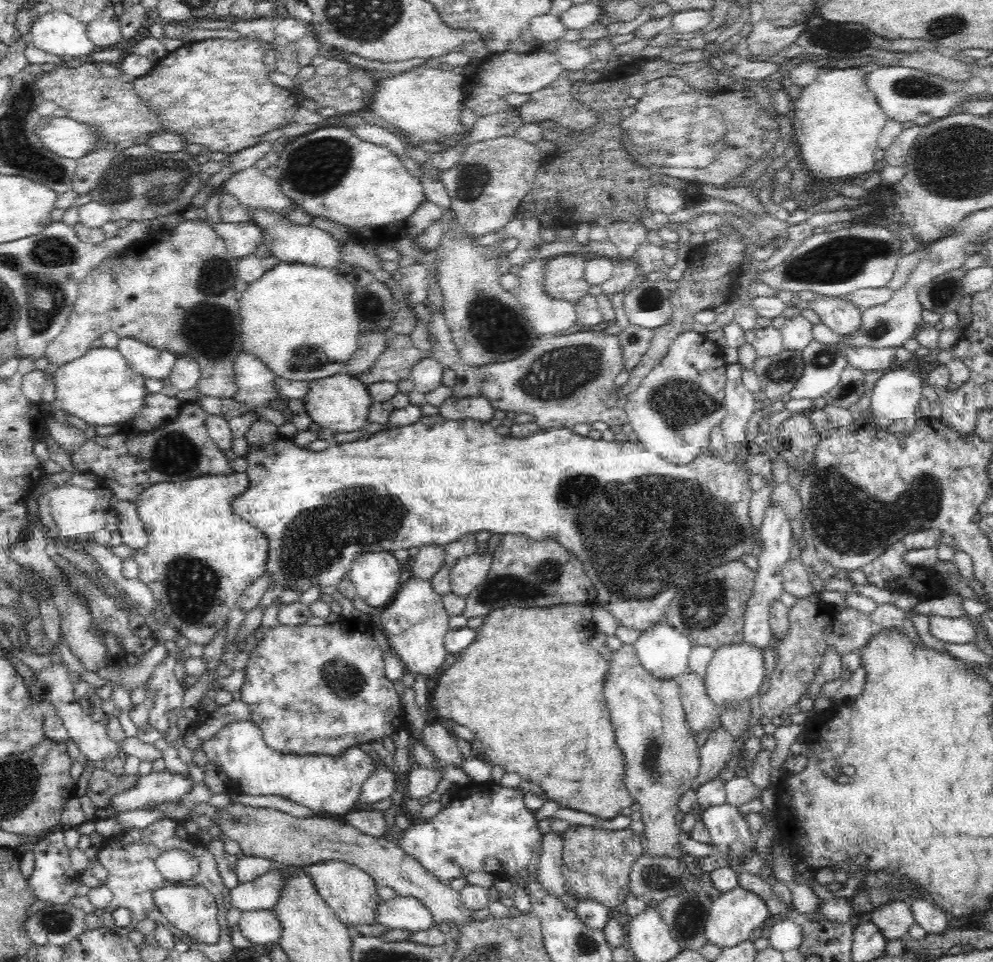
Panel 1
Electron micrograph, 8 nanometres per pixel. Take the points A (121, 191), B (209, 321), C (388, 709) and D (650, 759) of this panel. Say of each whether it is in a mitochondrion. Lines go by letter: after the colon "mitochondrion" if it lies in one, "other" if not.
A: mitochondrion
B: mitochondrion
C: other
D: mitochondrion

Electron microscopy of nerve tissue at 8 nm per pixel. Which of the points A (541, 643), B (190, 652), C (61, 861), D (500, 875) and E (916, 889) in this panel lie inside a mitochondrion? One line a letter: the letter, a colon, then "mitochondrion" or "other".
A: other
B: other
C: other
D: other
E: other

